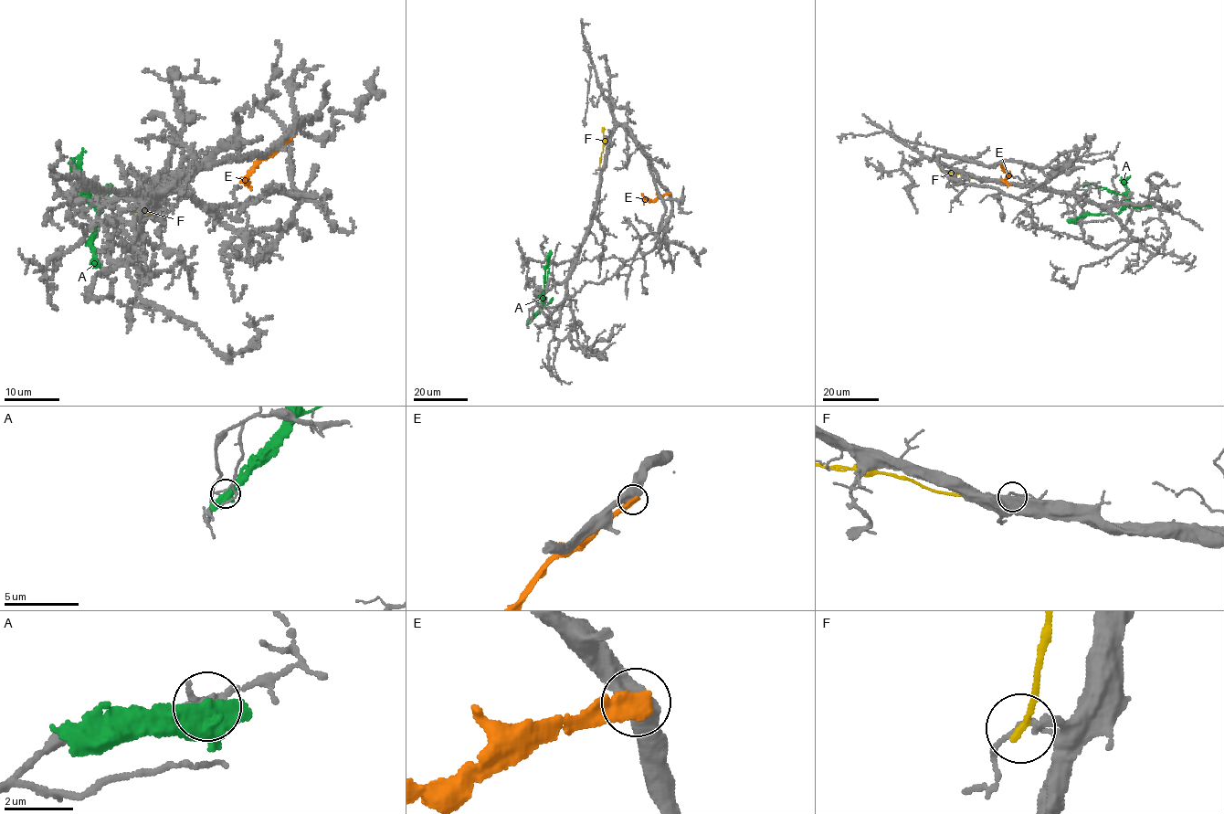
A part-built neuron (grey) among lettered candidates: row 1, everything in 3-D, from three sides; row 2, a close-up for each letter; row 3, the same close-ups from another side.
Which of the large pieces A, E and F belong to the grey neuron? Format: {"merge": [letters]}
{"merge": []}

